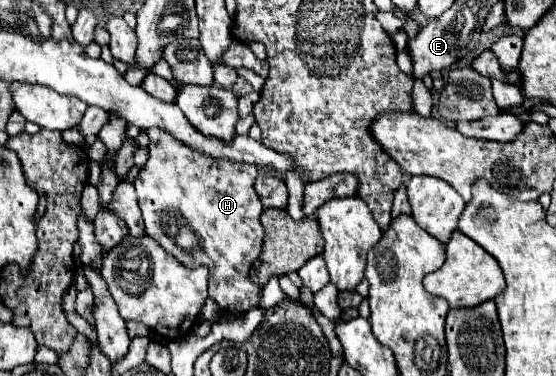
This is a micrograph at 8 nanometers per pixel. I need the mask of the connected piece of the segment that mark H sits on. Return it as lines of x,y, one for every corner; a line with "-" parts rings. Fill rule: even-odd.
159,127
145,129
145,133
149,137
149,159
141,167
139,177
133,183
137,189
137,201
143,213
145,233
153,237
161,247
165,247
183,265
191,269
199,265
209,267
211,271
209,297
215,299
223,311
231,315
241,315
241,313
247,313
249,309
255,309
261,297
261,287
251,285
249,269
251,269
251,263
261,253
261,245
263,245
263,225
259,223
263,205
253,189
257,167
251,163
215,159
207,153
201,153
177,141
171,133

